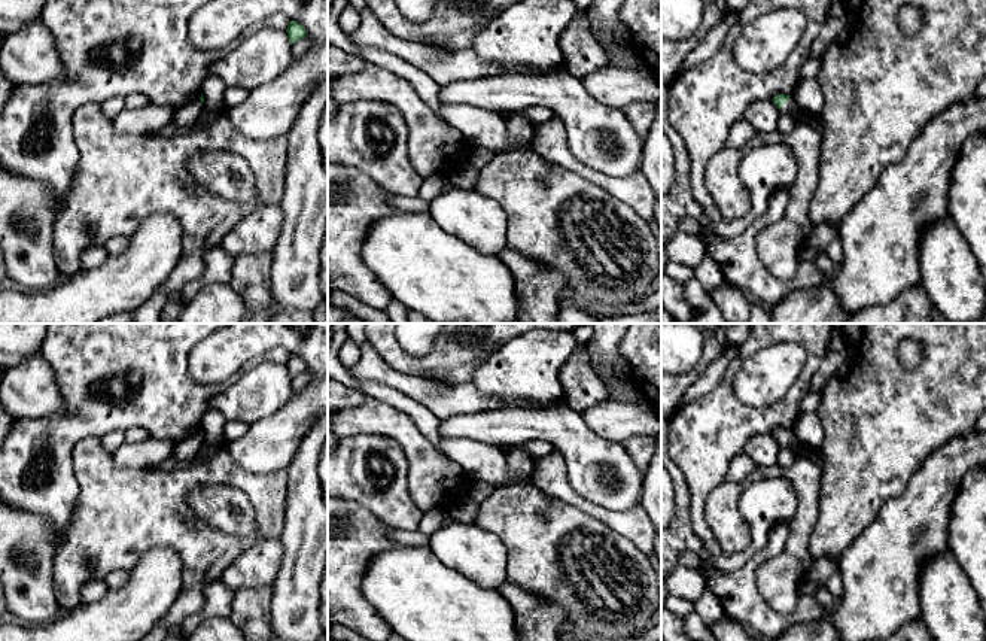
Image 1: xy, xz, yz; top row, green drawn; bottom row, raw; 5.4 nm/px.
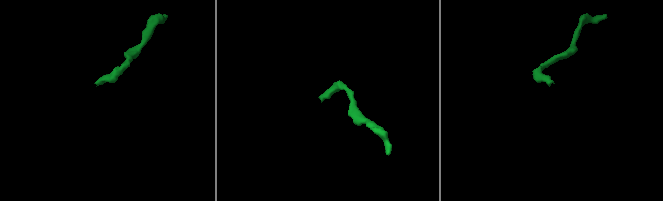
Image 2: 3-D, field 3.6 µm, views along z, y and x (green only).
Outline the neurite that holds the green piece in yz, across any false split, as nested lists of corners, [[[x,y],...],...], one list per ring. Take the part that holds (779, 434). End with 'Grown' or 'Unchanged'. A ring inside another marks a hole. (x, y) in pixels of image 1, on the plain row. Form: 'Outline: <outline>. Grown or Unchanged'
Outline: [[[779,428],[772,434],[782,447],[788,447],[795,456],[807,456],[809,450],[801,446],[792,429]]]. Grown

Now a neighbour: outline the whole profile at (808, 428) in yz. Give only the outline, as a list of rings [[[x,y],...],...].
[[[801,413],[792,432],[807,450],[821,450],[824,444],[824,425],[818,413]]]

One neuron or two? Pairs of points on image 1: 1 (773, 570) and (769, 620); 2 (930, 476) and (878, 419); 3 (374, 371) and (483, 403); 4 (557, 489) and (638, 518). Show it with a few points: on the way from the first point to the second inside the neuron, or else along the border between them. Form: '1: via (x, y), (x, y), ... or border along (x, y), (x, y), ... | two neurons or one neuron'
1: border along (757, 573), (760, 595), (781, 613), (791, 614) | two neurons
2: border along (946, 441), (925, 459), (900, 494) | two neurons
3: via (401, 382), (422, 389), (438, 400), (456, 400) | one neuron
4: via (577, 500), (605, 516), (618, 518) | one neuron

